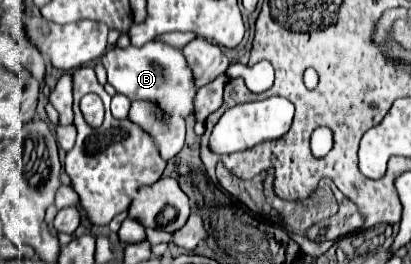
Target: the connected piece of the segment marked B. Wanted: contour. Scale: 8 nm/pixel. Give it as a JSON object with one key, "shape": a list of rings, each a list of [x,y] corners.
{"shape":[[[147,42],[145,46],[129,46],[129,48],[109,48],[101,58],[107,70],[107,82],[129,100],[153,100],[167,114],[187,116],[193,112],[193,96],[195,84],[193,74],[181,54],[181,50],[171,48],[163,42]]]}

